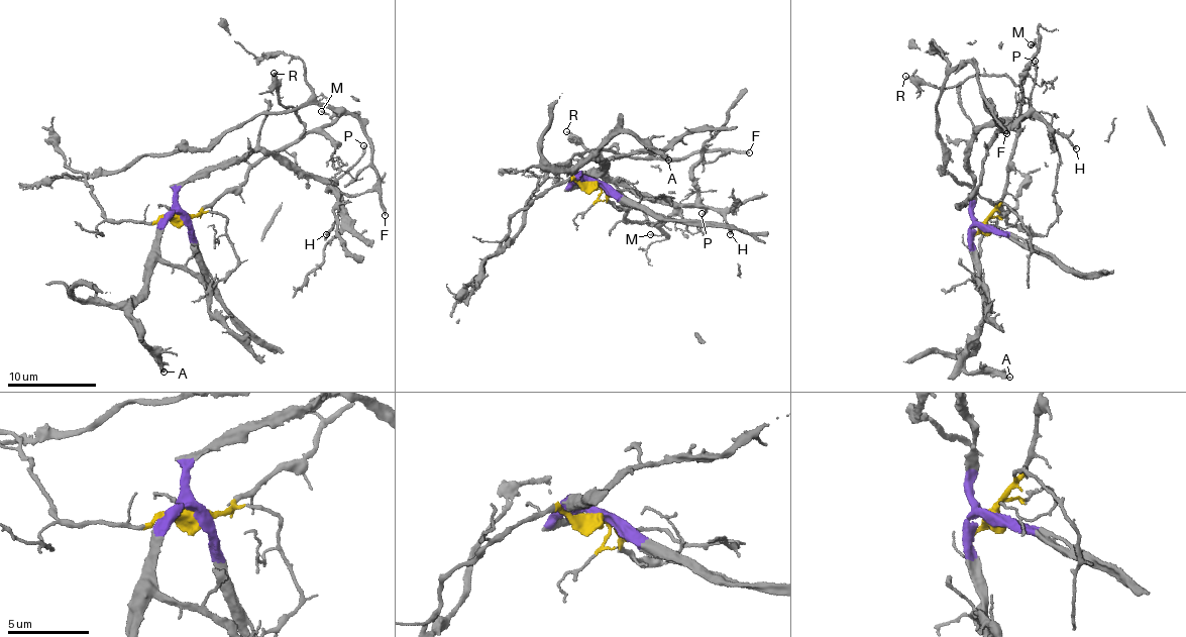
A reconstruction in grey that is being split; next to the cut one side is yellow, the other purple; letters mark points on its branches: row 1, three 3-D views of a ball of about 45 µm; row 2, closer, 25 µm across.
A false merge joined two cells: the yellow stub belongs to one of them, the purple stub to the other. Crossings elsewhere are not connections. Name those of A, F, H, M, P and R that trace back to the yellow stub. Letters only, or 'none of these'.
M, R

